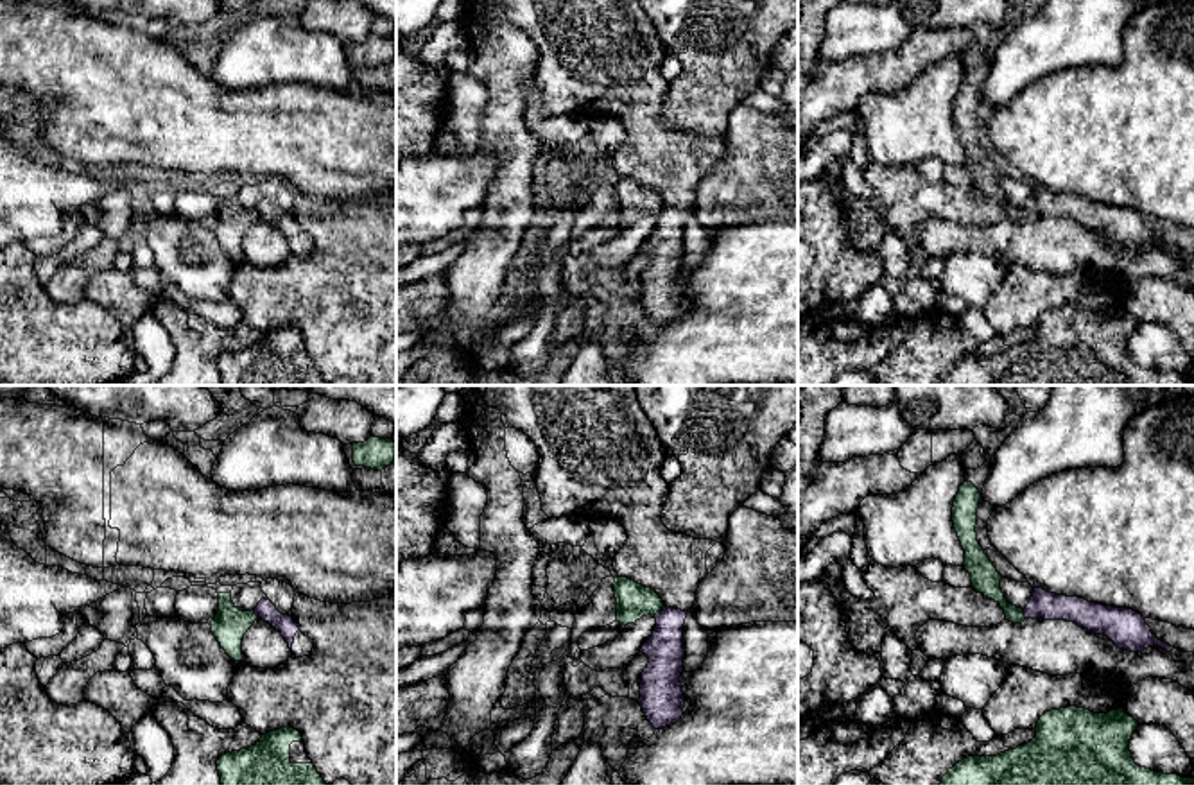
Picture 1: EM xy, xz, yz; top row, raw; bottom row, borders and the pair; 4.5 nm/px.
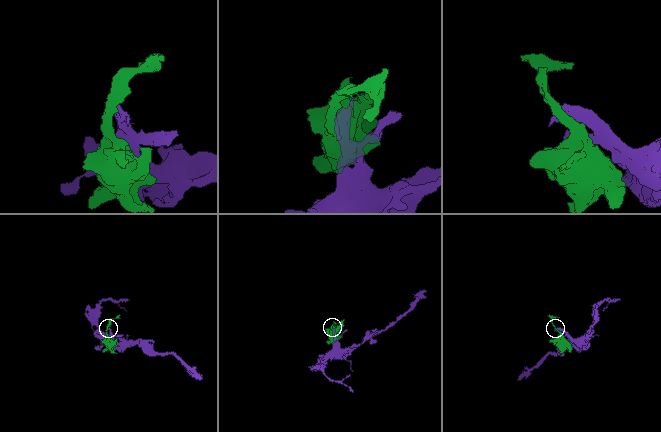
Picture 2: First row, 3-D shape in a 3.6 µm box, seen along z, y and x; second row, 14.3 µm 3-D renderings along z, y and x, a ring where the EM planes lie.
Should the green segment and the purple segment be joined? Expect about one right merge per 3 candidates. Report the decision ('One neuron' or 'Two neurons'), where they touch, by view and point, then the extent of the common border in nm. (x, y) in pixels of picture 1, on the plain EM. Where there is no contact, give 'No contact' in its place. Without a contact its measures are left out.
Two neurons. Touches green at xz (660, 208). Shared border 70 nm

